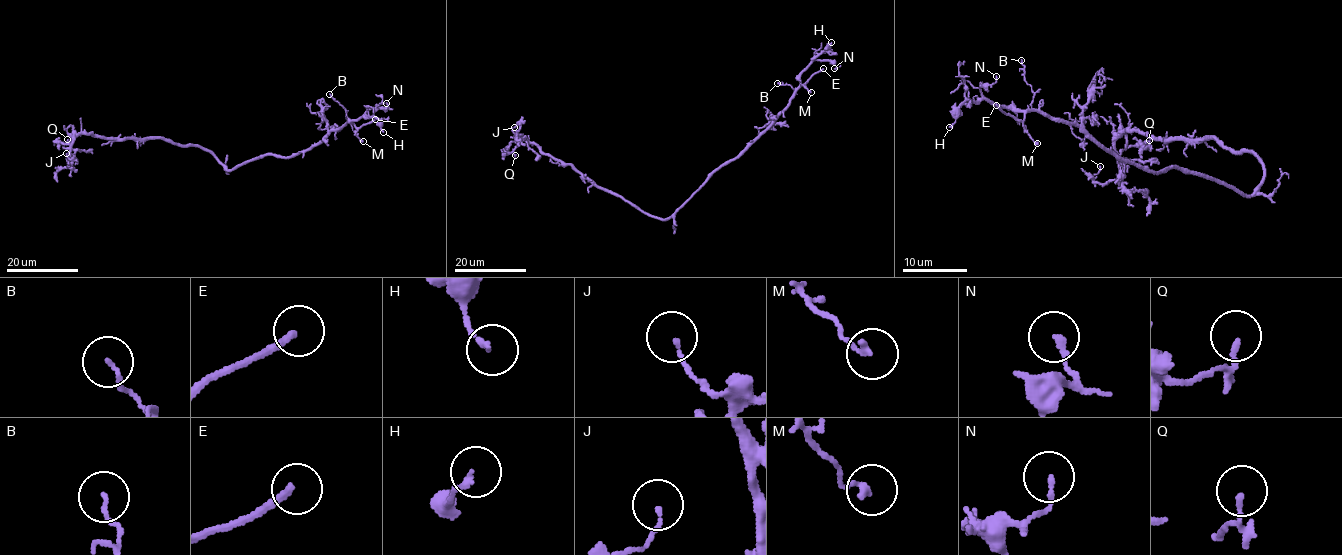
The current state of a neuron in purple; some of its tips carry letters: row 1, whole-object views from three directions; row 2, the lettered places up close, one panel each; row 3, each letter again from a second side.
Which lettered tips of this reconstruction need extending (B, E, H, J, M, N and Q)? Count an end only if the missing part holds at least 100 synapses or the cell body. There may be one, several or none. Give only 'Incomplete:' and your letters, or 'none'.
Incomplete: E

